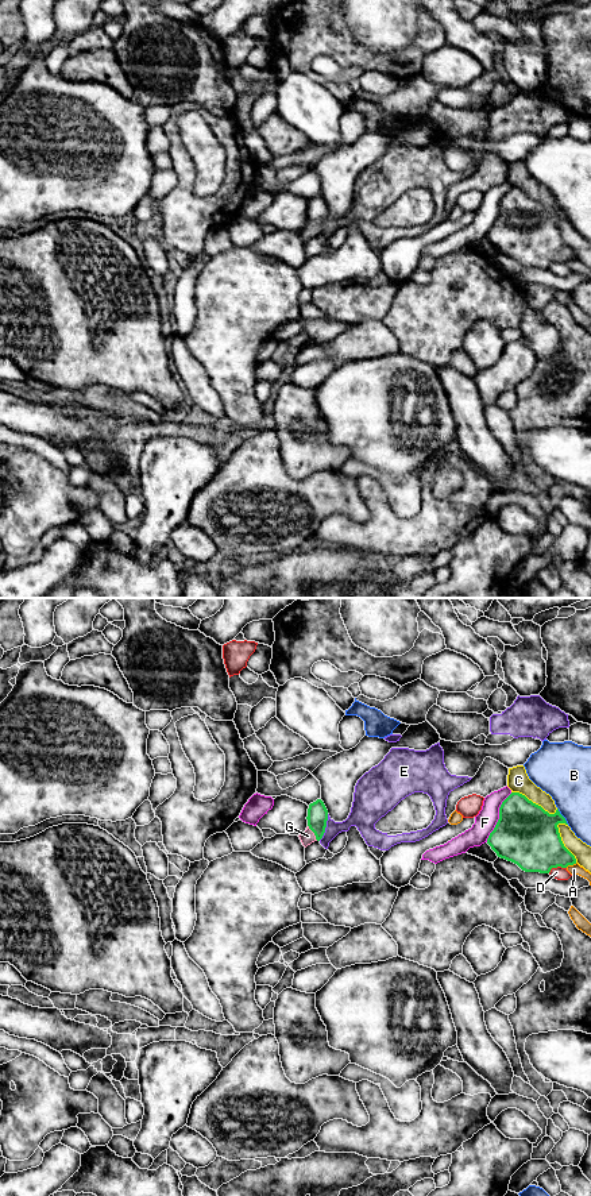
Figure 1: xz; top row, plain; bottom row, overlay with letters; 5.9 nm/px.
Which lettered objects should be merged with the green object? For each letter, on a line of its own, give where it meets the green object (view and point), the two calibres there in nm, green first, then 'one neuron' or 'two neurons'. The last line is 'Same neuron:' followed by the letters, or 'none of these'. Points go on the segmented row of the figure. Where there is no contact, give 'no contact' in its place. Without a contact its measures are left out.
A: xz (571, 864) | 320/60 nm | two neurons
B: xz (561, 816) | 360/300 nm | two neurons
C: xz (535, 803) | 360/130 nm | two neurons
D: xz (556, 867) | 360/80 nm | two neurons
E: xz (325, 826) | 130/180 nm | two neurons
F: xz (499, 817) | 360/130 nm | two neurons
G: xz (313, 832) | 130/80 nm | one neuron
Same neuron: G

